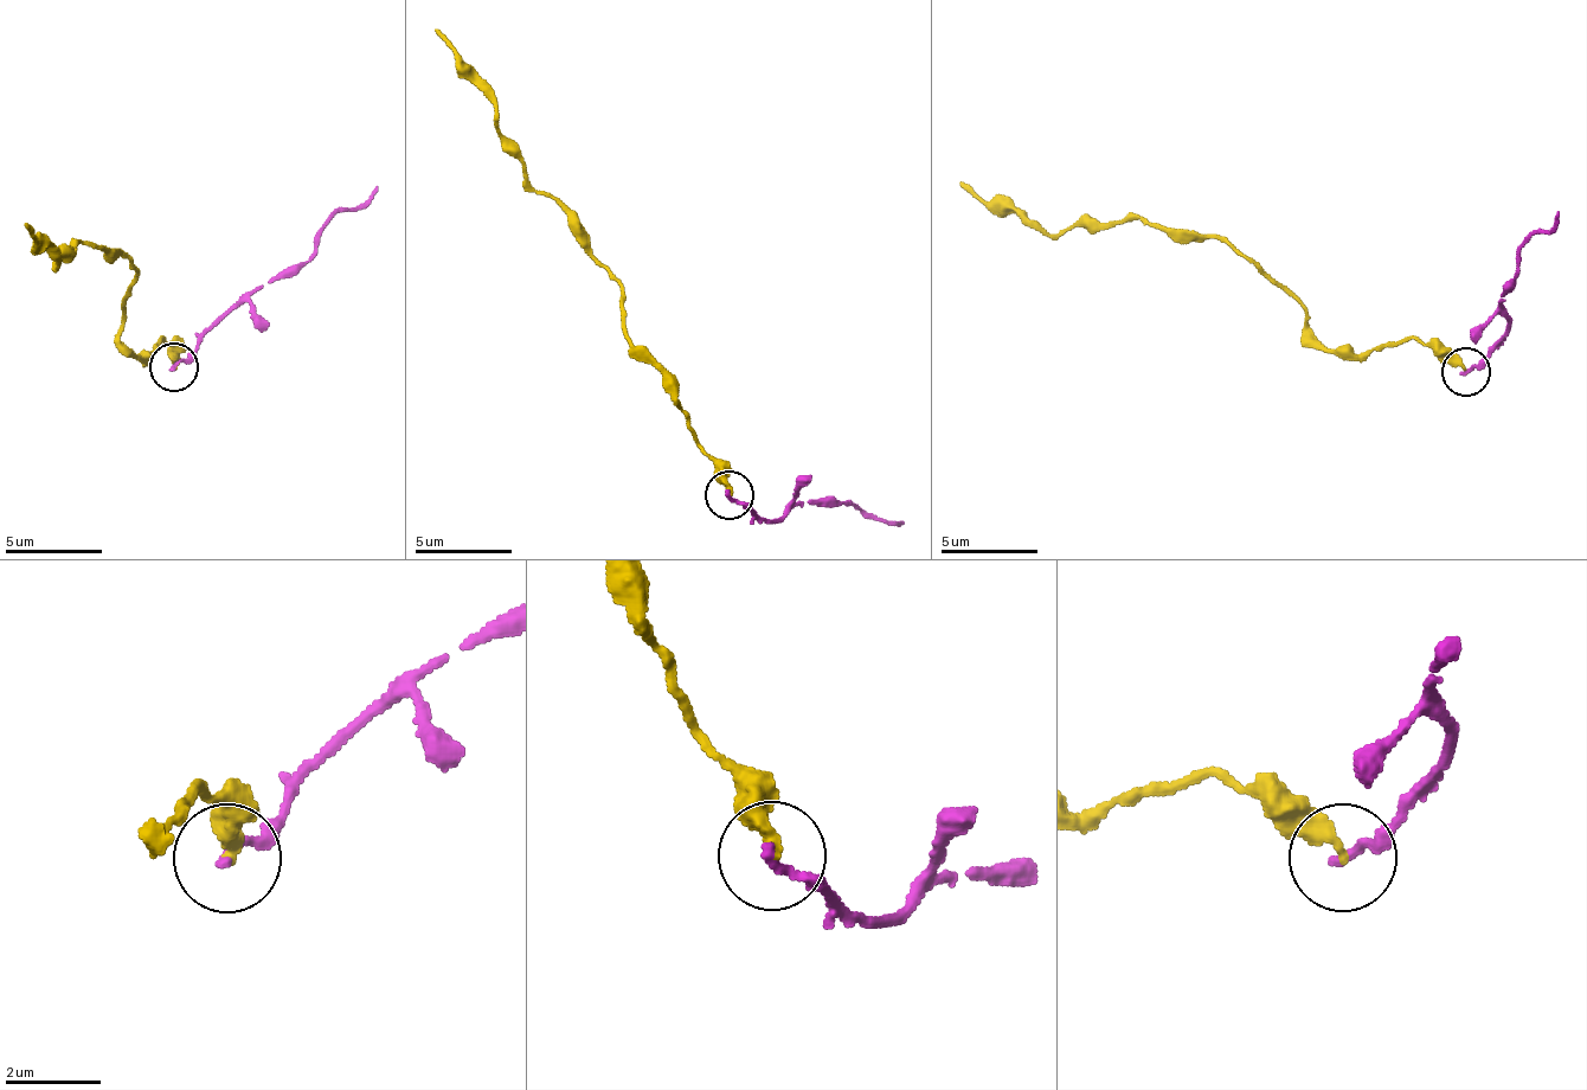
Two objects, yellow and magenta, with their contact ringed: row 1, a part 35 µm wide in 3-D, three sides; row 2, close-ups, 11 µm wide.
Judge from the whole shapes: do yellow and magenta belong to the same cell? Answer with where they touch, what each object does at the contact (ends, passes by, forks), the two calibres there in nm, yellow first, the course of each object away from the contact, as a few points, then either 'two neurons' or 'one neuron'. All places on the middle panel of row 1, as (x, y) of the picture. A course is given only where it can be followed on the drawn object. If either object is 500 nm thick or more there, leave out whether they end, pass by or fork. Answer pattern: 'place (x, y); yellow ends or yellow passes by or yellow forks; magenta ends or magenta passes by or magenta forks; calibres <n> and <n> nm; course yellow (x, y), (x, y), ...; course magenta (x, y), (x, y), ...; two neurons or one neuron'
place (728, 494); yellow ends; magenta ends; calibres 280 and 200 nm; course yellow (727, 495), (725, 470), (662, 374), (630, 353), (622, 281), (574, 217), (528, 187), (494, 102), (436, 31); course magenta (727, 495), (766, 521), (785, 520), (801, 504), (849, 499), (865, 512), (901, 524); two neurons

